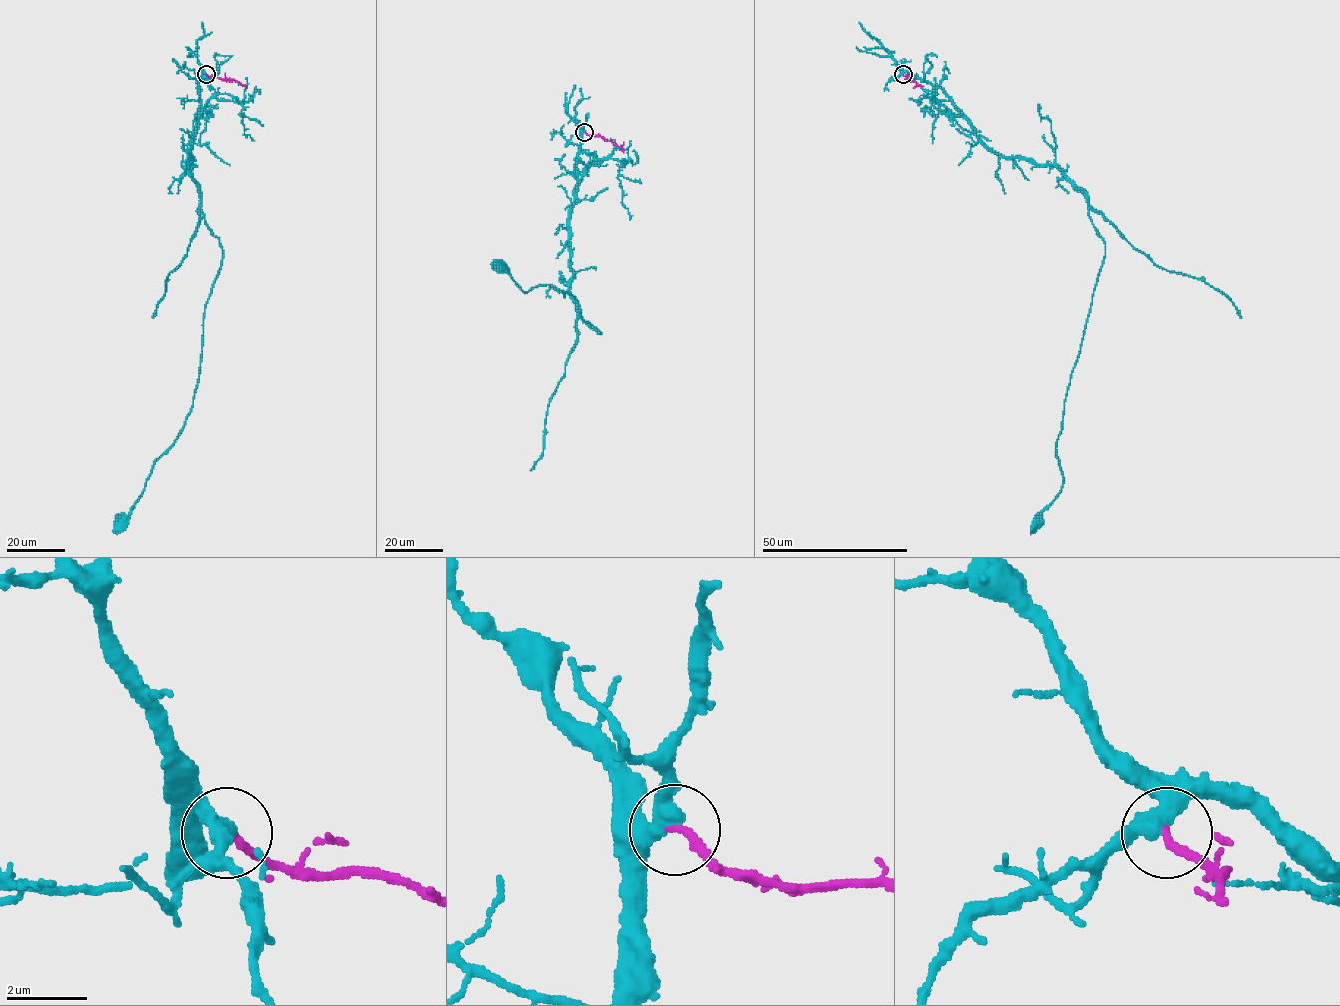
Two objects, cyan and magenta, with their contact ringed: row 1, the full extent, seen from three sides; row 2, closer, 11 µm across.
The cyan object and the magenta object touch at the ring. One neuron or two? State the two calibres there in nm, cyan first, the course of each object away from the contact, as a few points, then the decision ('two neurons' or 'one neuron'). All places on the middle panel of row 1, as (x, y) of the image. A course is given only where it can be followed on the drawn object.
400/240 nm | cyan via (584, 131), (570, 213), (570, 296), (579, 317), (600, 334), (570, 293), (548, 284), (524, 292), (501, 268) | magenta via (584, 131), (614, 142), (624, 152) | one neuron

